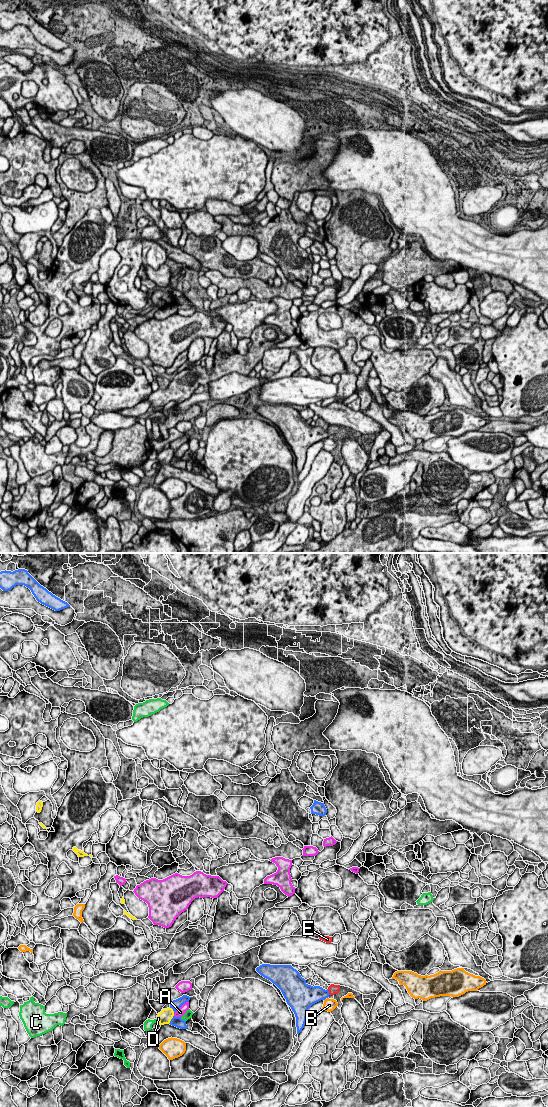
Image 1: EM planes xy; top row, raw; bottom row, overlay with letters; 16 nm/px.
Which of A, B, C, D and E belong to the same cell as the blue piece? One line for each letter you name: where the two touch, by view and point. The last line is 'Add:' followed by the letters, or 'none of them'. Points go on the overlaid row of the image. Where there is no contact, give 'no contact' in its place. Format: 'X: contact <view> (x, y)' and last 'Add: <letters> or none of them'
E: contact xy (328, 992)
Add: E

